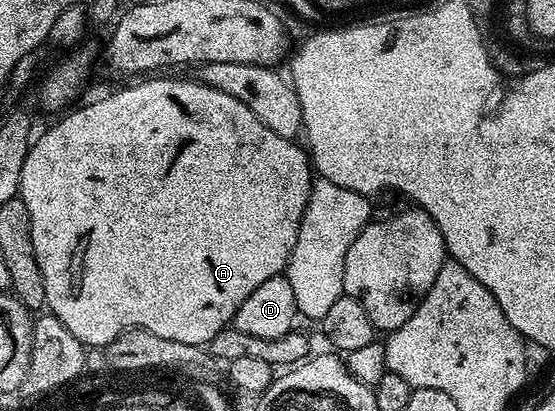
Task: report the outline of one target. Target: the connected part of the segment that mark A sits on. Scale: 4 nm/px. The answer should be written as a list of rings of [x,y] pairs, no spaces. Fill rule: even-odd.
[[[159,74],[154,78],[139,78],[128,83],[131,84],[128,88],[119,88],[116,92],[111,92],[108,96],[103,96],[100,100],[85,105],[84,108],[79,108],[80,106],[72,107],[66,113],[68,116],[60,122],[59,128],[51,128],[48,132],[41,133],[39,138],[37,136],[34,139],[33,150],[27,153],[27,159],[23,163],[24,168],[21,170],[18,199],[26,200],[27,209],[33,214],[33,235],[35,238],[33,248],[35,249],[37,266],[41,266],[45,278],[47,308],[58,315],[59,321],[65,326],[65,330],[69,330],[69,334],[73,334],[73,338],[82,340],[84,345],[90,346],[92,349],[94,349],[93,347],[102,349],[117,339],[121,333],[127,332],[131,328],[144,328],[161,338],[173,338],[173,342],[206,346],[213,338],[213,334],[217,334],[222,328],[228,327],[234,321],[241,302],[245,302],[245,298],[249,298],[251,289],[261,286],[261,282],[269,282],[269,278],[280,275],[286,269],[289,258],[293,254],[299,223],[305,214],[305,206],[309,202],[309,194],[313,183],[313,164],[306,151],[303,151],[304,153],[299,152],[294,139],[285,139],[281,134],[273,134],[273,130],[269,130],[269,126],[265,126],[265,122],[261,122],[261,118],[257,118],[257,114],[253,114],[253,110],[249,110],[249,106],[245,106],[245,102],[235,102],[230,94],[219,94],[217,89],[213,86],[205,86],[203,81],[198,78],[174,80],[171,76],[174,75]]]

